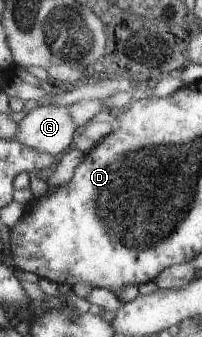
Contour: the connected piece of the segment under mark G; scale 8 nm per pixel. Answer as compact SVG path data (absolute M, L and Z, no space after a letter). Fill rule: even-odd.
M45 104L35 107L18 121L19 142L39 152L58 158L68 152L71 142L80 130L71 116L69 105Z

